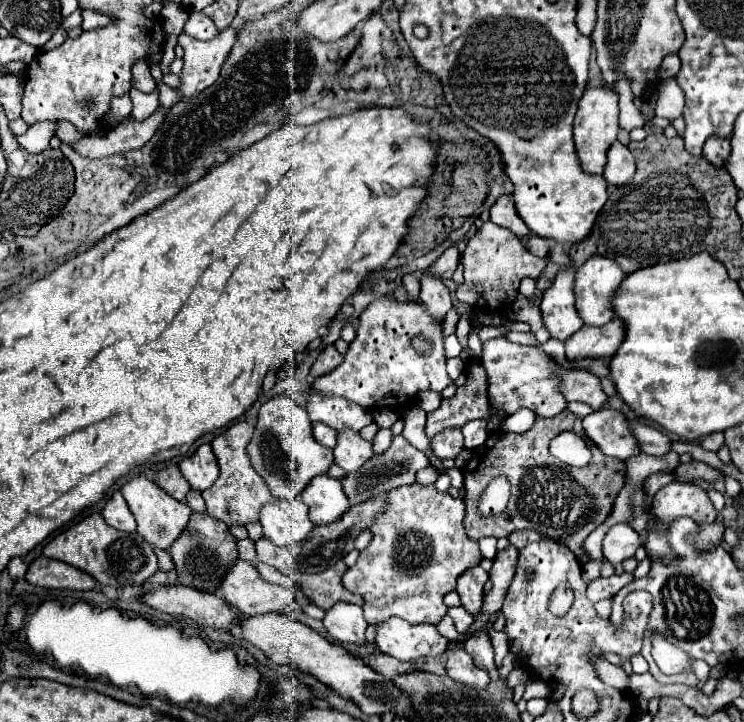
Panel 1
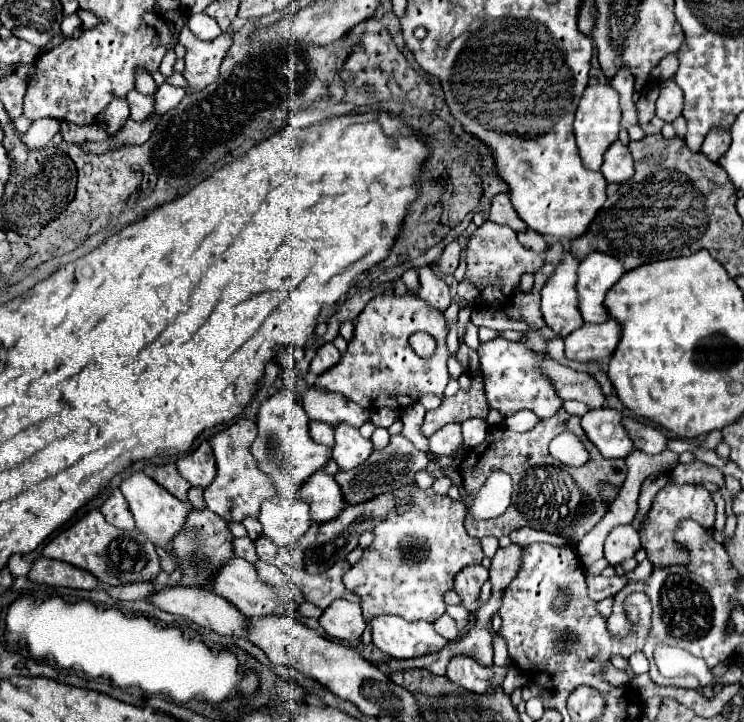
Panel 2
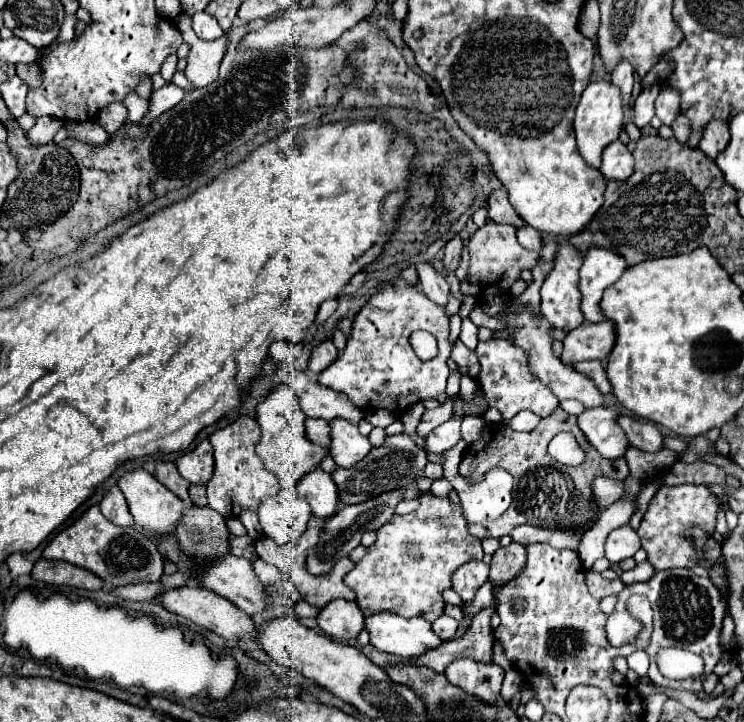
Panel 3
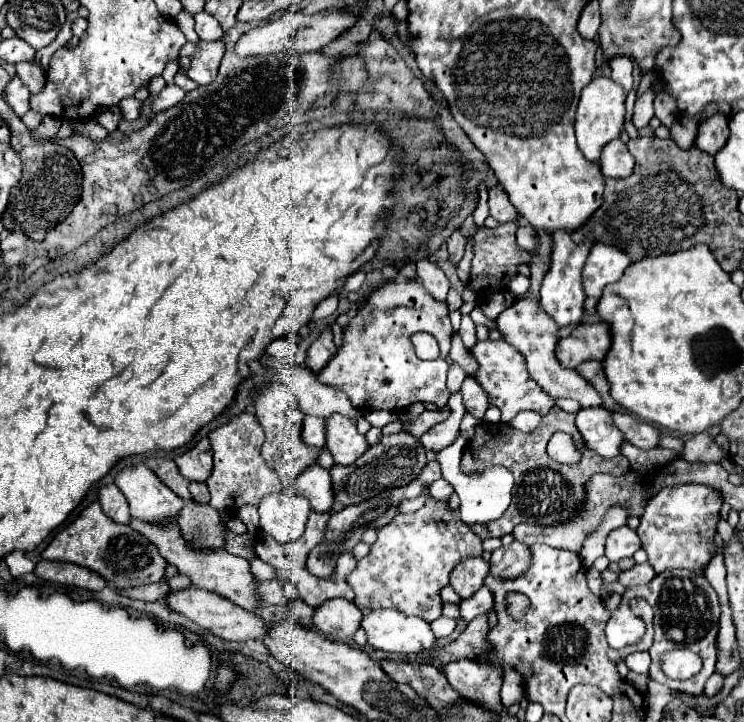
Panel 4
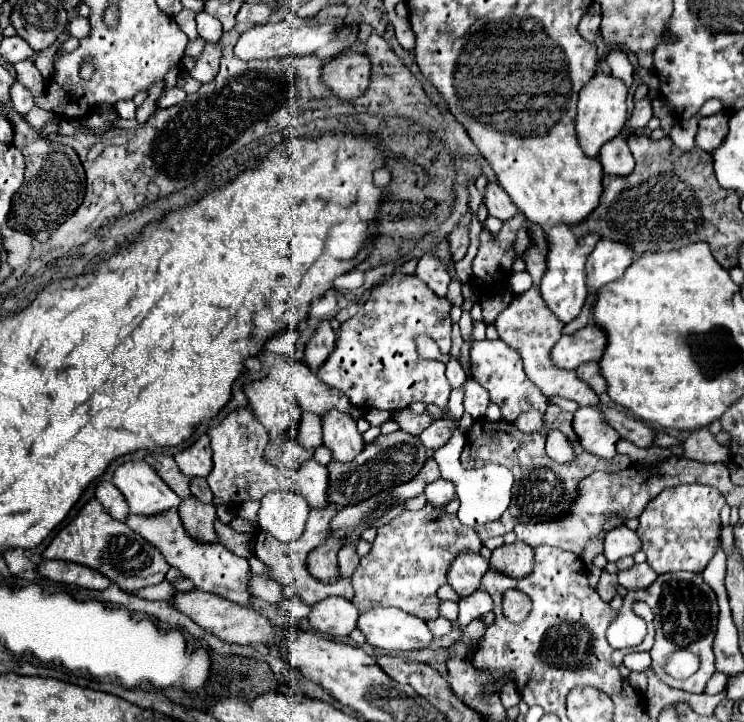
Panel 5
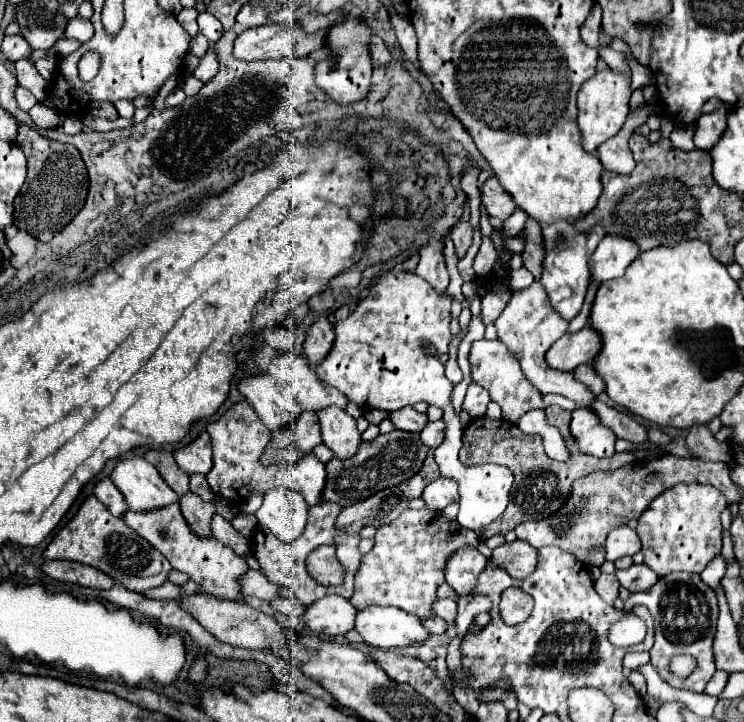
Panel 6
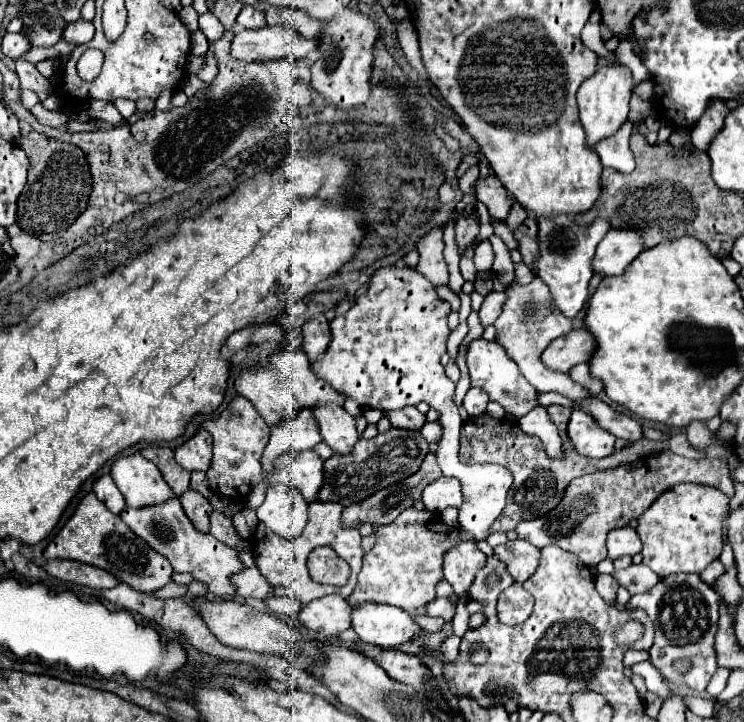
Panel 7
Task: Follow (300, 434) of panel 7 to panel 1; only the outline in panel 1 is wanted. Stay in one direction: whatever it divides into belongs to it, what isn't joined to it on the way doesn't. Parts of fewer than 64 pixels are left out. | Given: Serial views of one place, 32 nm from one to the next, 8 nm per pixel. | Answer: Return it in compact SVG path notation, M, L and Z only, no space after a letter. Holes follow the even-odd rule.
M314 422L314 424L312 424L312 434L314 434L314 438L316 438L320 444L324 444L324 446L328 446L328 448L334 448L334 446L336 446L336 430L328 428L326 424Z

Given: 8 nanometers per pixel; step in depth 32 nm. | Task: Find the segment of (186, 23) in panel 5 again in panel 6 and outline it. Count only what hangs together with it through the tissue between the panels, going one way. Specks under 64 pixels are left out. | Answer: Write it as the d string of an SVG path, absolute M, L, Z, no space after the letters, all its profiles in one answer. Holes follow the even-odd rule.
M182 8L182 12L176 14L176 18L180 20L182 28L184 28L190 36L196 36L196 32L198 32L198 24L196 24L198 12L196 12L194 8Z

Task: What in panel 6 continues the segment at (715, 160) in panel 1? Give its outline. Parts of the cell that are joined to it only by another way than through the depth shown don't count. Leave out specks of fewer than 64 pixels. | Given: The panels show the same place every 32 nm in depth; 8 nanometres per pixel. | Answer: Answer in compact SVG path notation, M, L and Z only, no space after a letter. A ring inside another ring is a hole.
M720 106L710 114L702 114L696 122L694 146L700 150L712 148L712 144L716 144L716 140L720 138L720 132L724 132L726 128L726 116L728 116L726 106Z

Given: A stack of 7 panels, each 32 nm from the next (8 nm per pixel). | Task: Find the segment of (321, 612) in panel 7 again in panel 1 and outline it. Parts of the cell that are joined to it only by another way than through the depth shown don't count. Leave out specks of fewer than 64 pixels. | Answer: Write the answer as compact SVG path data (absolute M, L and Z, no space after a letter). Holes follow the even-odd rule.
M336 602L322 618L328 634L338 642L364 644L364 630L368 622L362 616L362 608L350 602Z

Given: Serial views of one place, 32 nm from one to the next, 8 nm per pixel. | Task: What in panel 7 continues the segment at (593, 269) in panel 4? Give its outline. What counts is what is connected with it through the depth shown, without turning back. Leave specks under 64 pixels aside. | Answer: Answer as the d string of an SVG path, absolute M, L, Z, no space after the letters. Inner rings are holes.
M612 228L596 248L594 270L602 276L616 276L644 250L644 234L630 228Z

